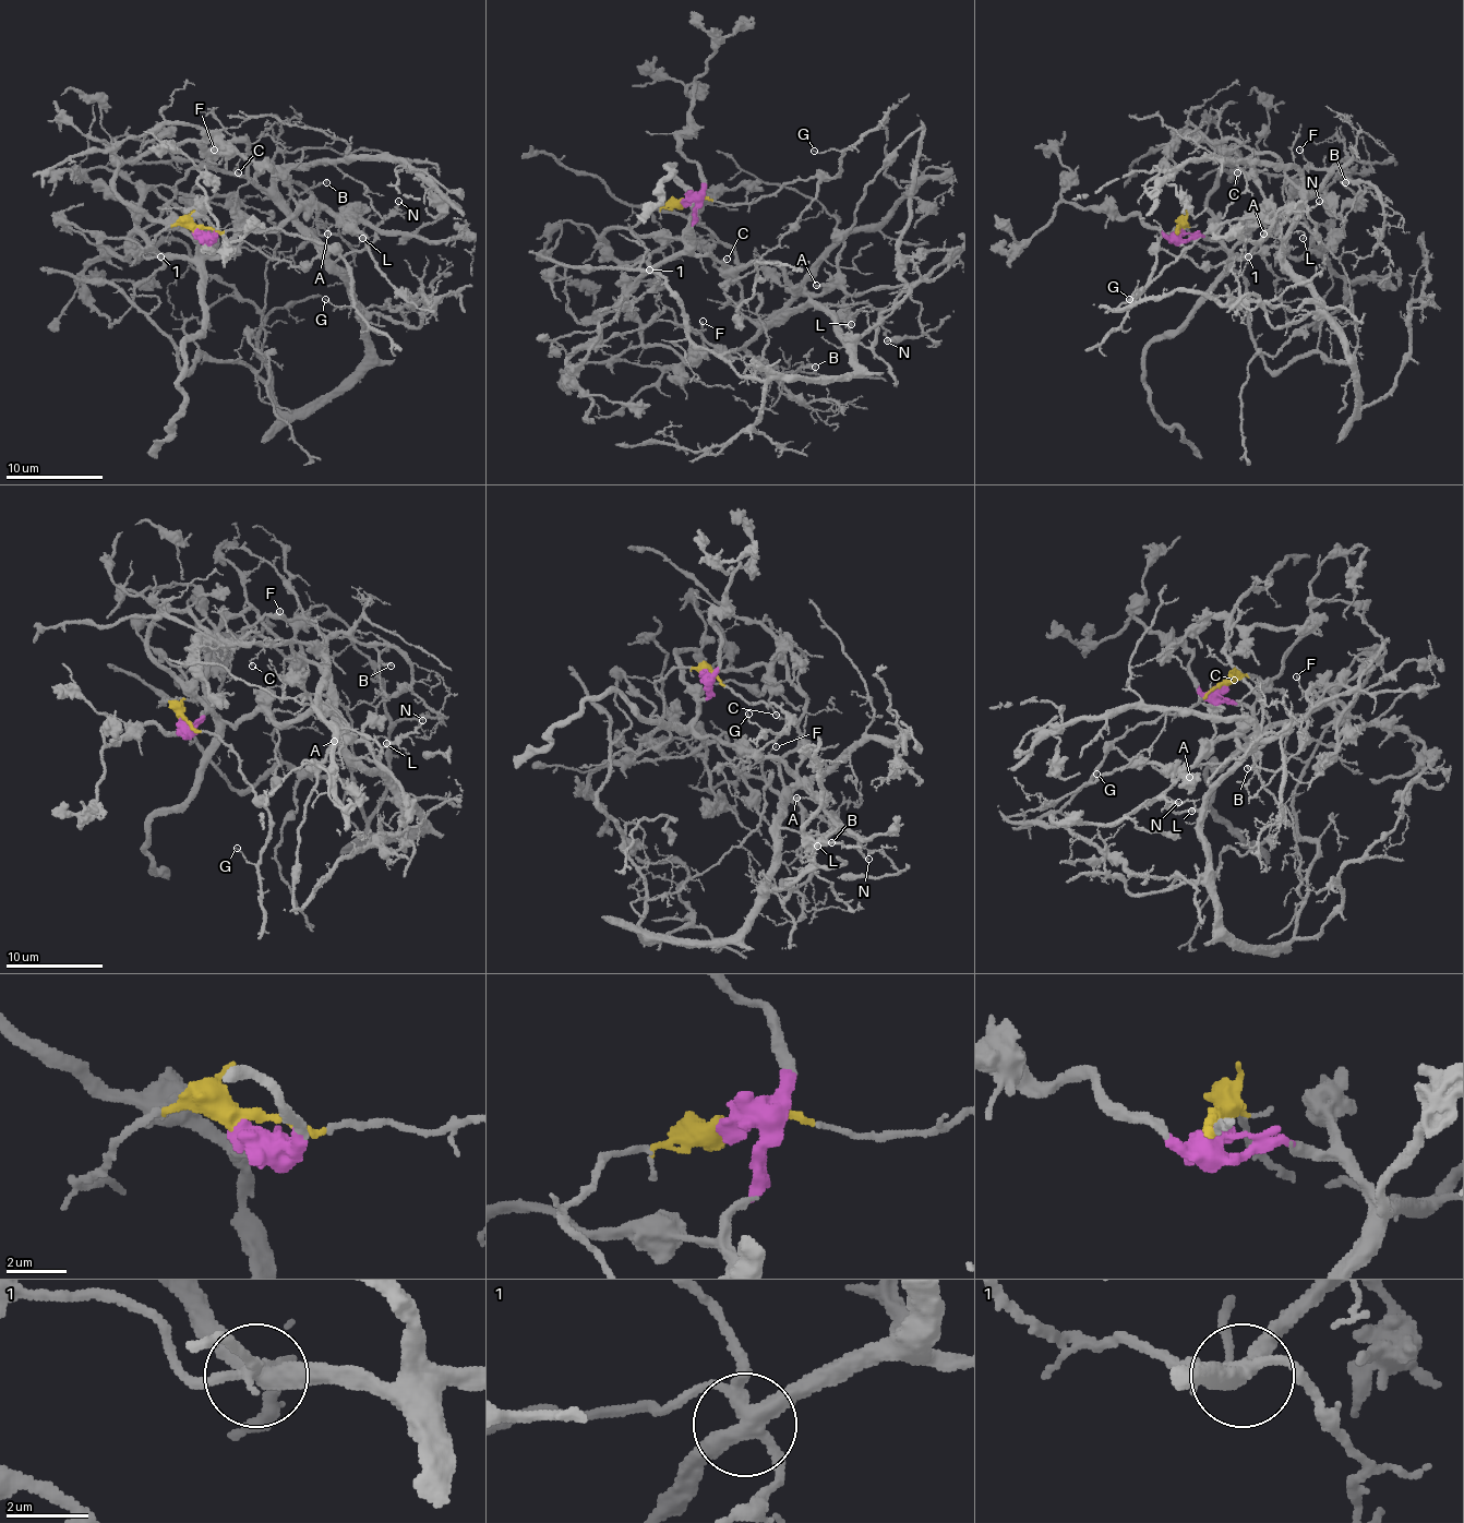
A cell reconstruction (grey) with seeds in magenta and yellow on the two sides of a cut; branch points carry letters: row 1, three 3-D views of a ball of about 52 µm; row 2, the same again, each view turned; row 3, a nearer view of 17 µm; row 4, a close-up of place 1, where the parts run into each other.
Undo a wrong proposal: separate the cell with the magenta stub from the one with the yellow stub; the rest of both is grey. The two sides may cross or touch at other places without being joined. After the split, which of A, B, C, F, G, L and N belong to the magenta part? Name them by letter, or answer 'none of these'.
A, B, C, F, L, N

